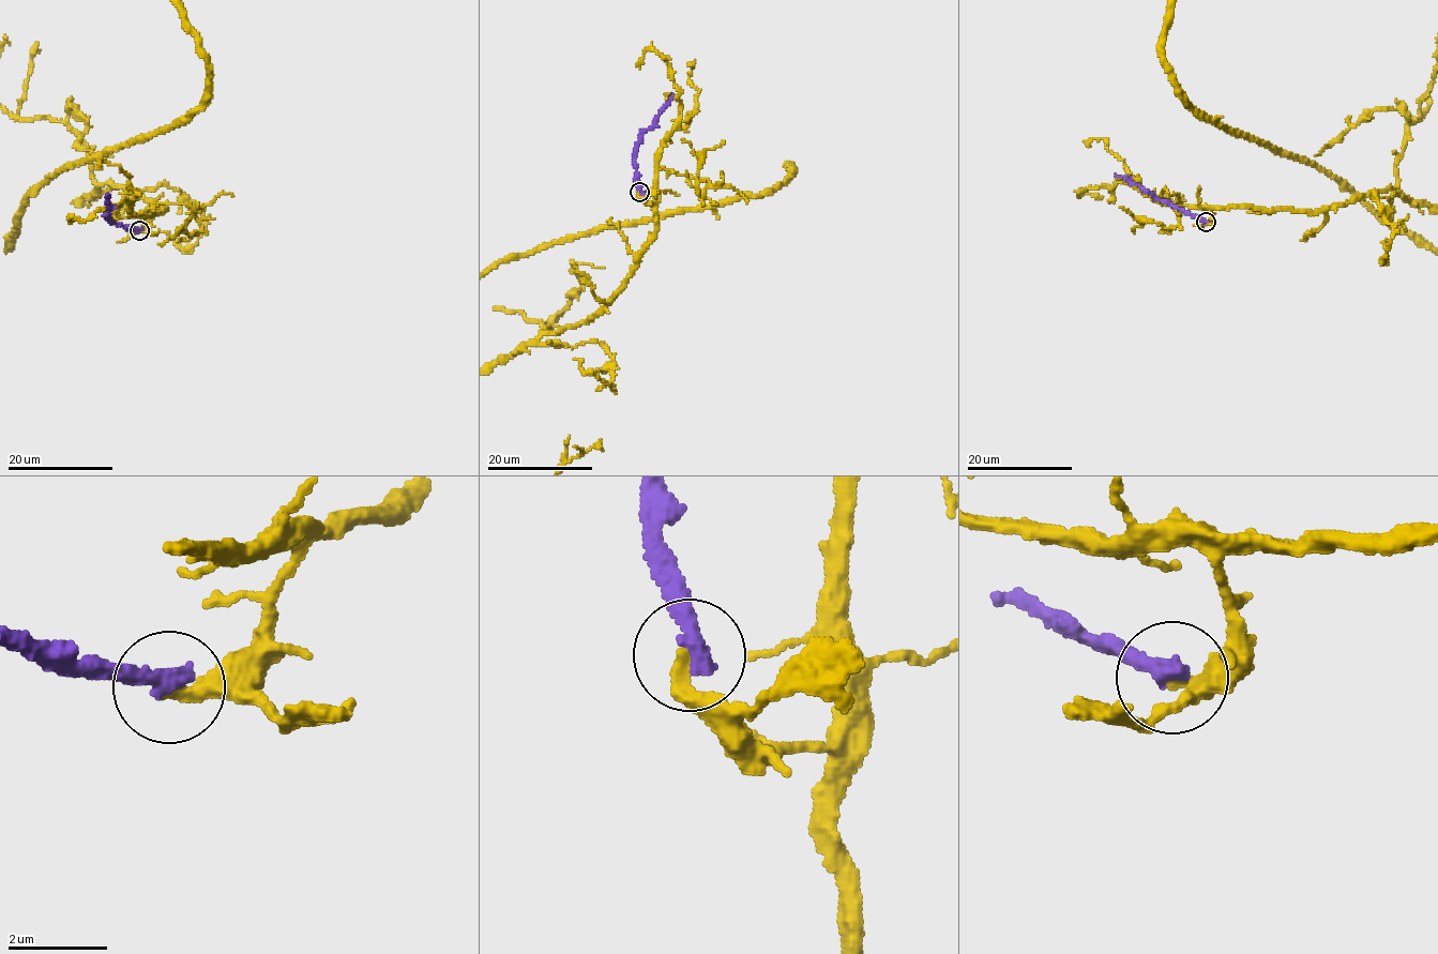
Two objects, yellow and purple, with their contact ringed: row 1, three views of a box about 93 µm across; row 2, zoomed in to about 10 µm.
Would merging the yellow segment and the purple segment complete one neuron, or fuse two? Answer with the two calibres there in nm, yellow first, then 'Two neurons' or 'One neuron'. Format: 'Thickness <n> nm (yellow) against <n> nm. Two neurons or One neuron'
Thickness 260 nm (yellow) against 400 nm. Two neurons

